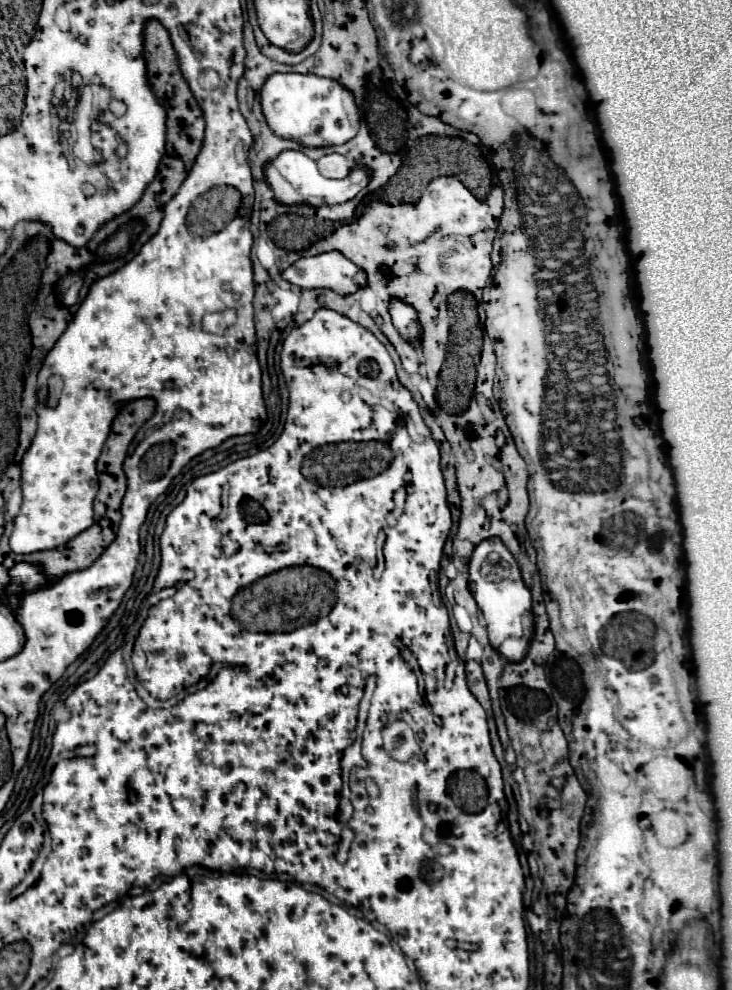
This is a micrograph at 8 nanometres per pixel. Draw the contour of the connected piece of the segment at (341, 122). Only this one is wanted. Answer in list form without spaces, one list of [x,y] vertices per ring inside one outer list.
[[[273,73],[261,87],[261,107],[267,125],[277,137],[299,141],[305,147],[343,145],[359,131],[361,113],[355,97],[335,79],[303,73]]]

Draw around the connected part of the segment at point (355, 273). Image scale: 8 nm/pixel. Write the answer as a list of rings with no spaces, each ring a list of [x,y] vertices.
[[[327,251],[313,257],[299,257],[283,271],[283,279],[303,289],[329,287],[337,293],[355,293],[358,276],[364,272],[339,251]]]

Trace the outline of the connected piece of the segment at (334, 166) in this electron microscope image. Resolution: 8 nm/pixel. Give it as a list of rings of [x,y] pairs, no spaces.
[[[331,153],[331,155],[325,155],[317,161],[319,165],[319,171],[323,177],[329,177],[329,179],[345,179],[351,171],[351,163],[339,155],[339,153]]]

